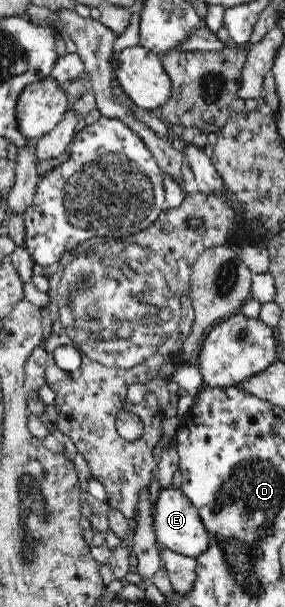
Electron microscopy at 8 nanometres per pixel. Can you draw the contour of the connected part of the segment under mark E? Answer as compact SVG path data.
M170 487L166 491L160 491L158 503L156 503L153 530L157 543L184 557L197 560L200 555L208 553L208 549L210 549L210 532L206 530L200 514L198 514L198 509L194 508L191 500L178 489Z

